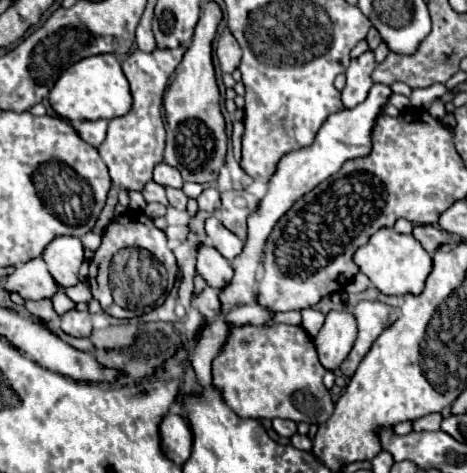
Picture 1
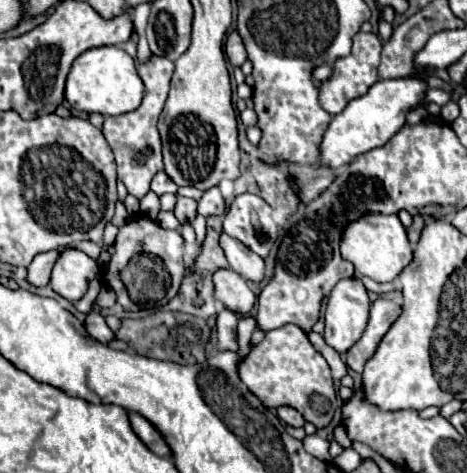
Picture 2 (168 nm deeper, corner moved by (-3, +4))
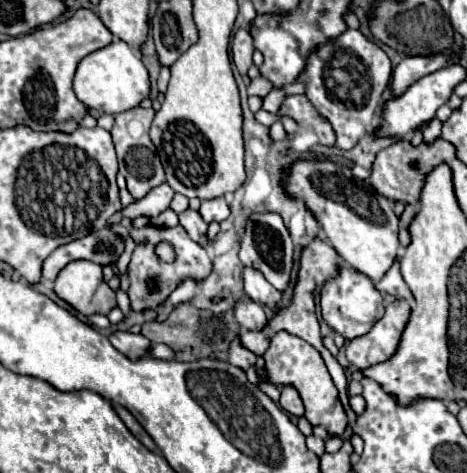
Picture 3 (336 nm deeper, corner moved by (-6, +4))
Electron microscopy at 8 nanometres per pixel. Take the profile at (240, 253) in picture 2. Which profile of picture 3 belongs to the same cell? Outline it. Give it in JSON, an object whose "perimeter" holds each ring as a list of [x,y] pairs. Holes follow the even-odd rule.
{"perimeter":[[[244,268],[244,292],[262,304],[268,306],[276,306],[276,302],[280,300],[280,292],[276,288],[272,288],[272,284],[268,284],[268,280],[264,280],[264,276],[260,276],[260,272],[256,272],[256,268]]]}

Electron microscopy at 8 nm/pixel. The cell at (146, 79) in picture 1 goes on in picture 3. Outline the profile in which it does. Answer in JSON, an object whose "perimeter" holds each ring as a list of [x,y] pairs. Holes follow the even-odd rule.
{"perimeter":[[[132,108],[132,110],[120,112],[120,114],[116,114],[114,126],[110,130],[114,146],[116,146],[116,154],[118,154],[120,174],[126,178],[128,190],[136,200],[144,198],[154,186],[158,186],[158,184],[162,184],[166,180],[162,162],[160,162],[160,158],[156,154],[156,146],[152,144],[152,140],[148,136],[154,114],[156,114],[156,110],[152,110],[152,108],[148,108],[148,110],[146,108]]]}

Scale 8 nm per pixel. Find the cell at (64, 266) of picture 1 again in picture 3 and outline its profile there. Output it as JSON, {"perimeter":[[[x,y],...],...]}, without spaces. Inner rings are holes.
{"perimeter":[[[74,260],[72,264],[66,264],[54,282],[54,292],[84,316],[96,312],[108,314],[116,306],[116,294],[108,288],[108,284],[104,284],[102,268],[98,264],[92,264],[90,260]]]}

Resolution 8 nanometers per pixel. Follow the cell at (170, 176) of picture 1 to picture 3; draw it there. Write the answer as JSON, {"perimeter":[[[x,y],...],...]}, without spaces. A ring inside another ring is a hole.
{"perimeter":[[[168,182],[152,188],[142,200],[136,200],[134,204],[122,208],[122,214],[126,218],[136,218],[136,216],[148,216],[148,218],[154,218],[158,216],[160,212],[164,212],[170,202],[172,202],[172,196],[174,196],[174,190],[168,186]]]}

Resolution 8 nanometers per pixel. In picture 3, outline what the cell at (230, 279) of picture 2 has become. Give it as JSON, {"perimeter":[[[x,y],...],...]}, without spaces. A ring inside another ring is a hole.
{"perimeter":[[[246,298],[246,300],[238,300],[234,304],[234,316],[238,320],[238,324],[246,330],[260,330],[264,328],[264,324],[268,322],[264,310],[260,304],[256,304],[254,300]]]}

